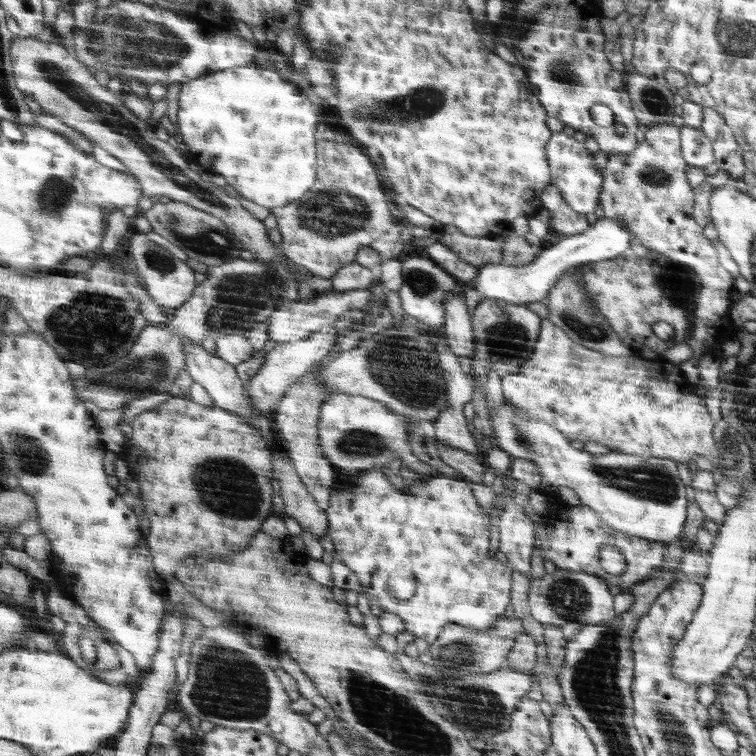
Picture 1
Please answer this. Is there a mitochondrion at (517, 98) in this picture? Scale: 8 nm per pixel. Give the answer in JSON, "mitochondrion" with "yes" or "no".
{"mitochondrion":"no"}

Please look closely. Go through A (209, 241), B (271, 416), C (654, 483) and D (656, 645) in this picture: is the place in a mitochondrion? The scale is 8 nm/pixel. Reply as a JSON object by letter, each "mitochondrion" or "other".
{"A":"mitochondrion","B":"other","C":"mitochondrion","D":"other"}

